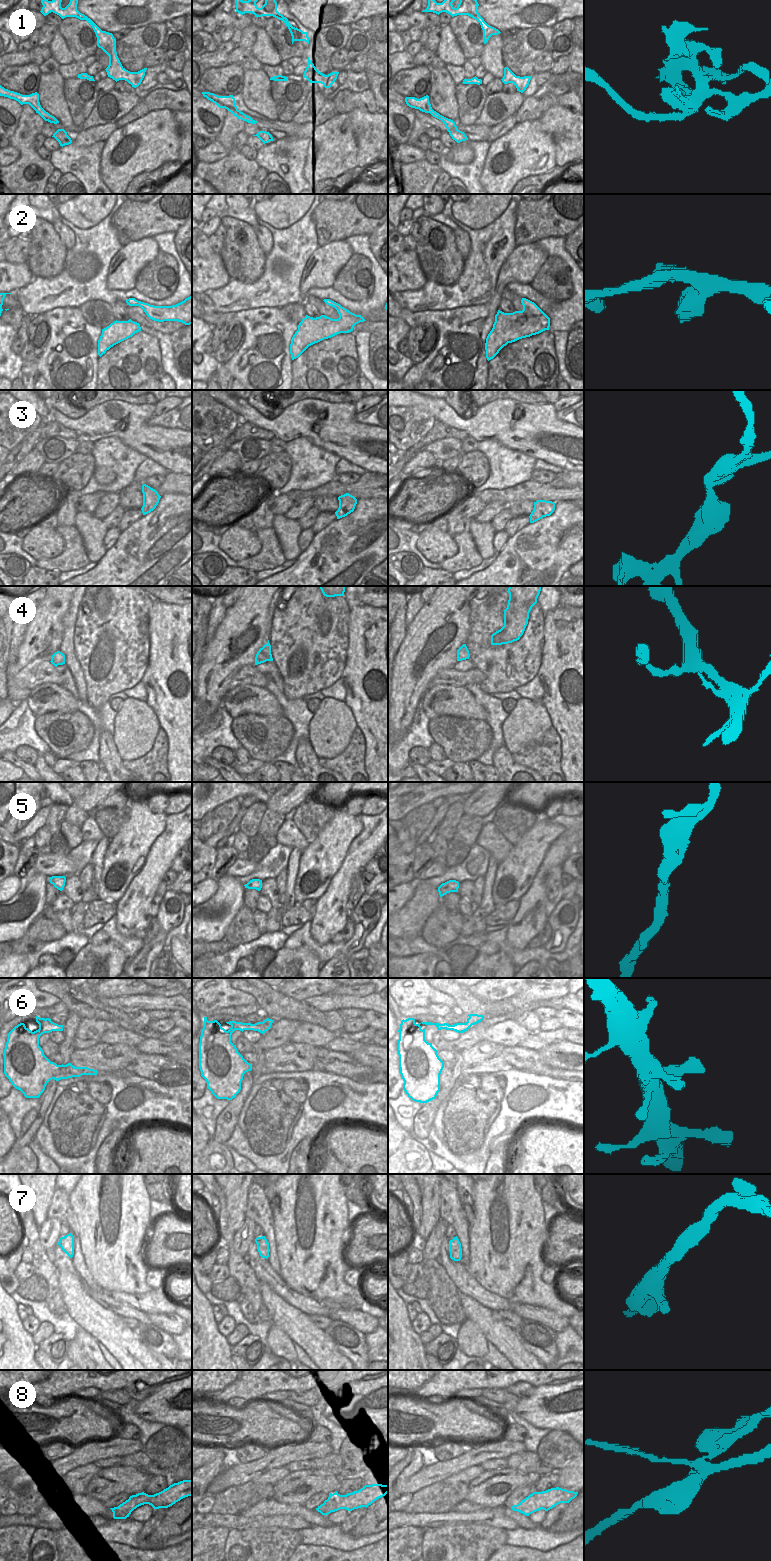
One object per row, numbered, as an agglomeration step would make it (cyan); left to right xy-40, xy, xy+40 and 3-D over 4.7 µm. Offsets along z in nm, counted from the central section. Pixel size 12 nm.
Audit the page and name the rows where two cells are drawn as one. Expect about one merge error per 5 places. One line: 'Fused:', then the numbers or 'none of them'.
Fused: 1, 8

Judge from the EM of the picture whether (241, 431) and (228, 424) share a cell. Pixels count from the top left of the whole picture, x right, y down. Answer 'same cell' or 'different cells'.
different cells

